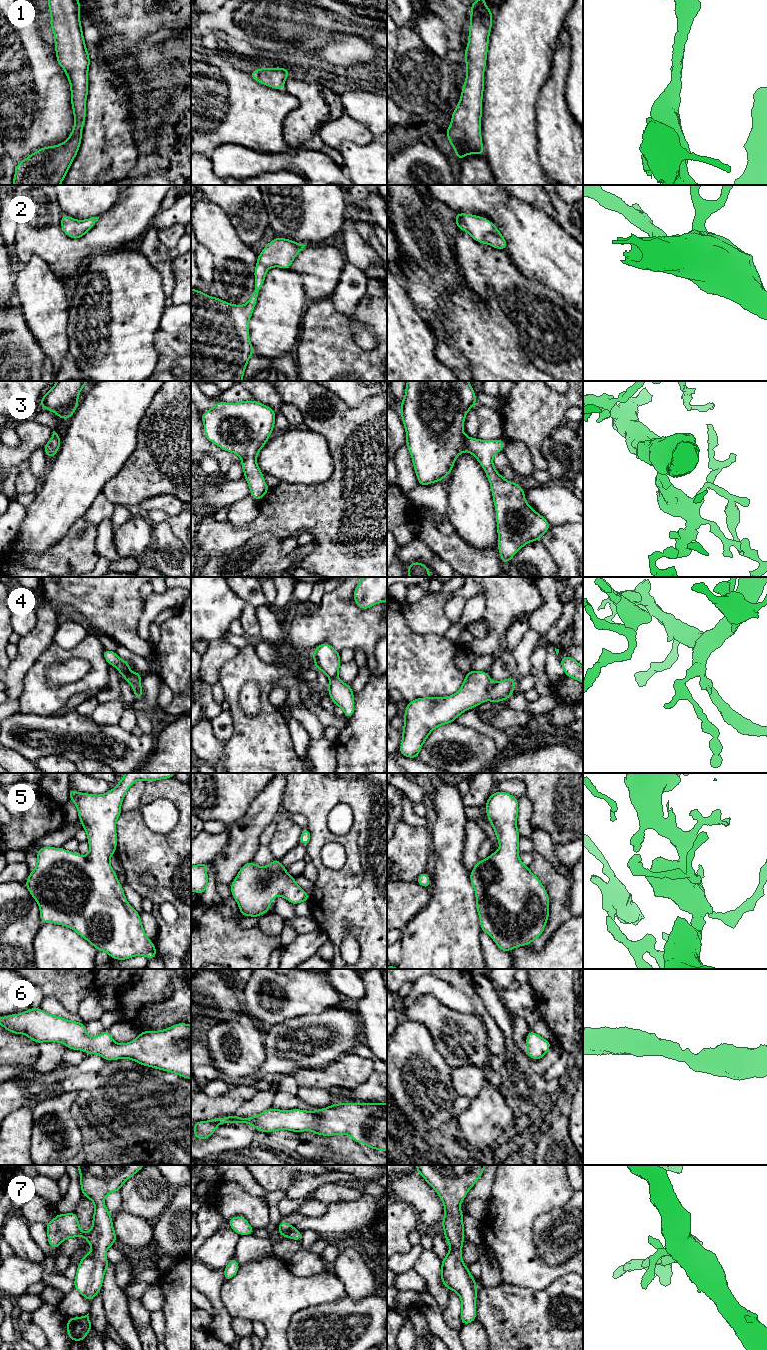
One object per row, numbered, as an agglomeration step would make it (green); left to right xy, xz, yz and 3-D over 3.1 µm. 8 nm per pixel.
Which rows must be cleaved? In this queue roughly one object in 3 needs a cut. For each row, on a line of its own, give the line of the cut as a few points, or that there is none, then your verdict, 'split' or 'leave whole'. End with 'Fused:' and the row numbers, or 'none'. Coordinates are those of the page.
1: no cut | leave whole
2: no cut | leave whole
3: no cut | leave whole
4: no cut | leave whole
5: no cut | leave whole
6: no cut | leave whole
7: no cut | leave whole
Fused: none

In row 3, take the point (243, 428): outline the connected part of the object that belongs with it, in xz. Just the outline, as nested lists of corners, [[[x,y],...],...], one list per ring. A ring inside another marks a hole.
[[[218,401],[201,414],[204,435],[219,448],[237,454],[241,460],[250,495],[260,501],[270,490],[256,458],[275,429],[276,413],[262,403]]]

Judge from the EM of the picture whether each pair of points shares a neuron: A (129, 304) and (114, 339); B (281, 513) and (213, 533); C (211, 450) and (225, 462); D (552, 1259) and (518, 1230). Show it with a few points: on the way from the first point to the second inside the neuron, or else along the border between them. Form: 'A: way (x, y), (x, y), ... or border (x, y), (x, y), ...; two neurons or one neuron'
A: way (120, 313), (114, 319), (114, 330); one neuron
B: way (264, 522), (245, 533), (230, 533); one neuron
C: way (214, 451), (222, 459); one neuron
D: border (534, 1219), (533, 1243), (537, 1254), (547, 1263); two neurons

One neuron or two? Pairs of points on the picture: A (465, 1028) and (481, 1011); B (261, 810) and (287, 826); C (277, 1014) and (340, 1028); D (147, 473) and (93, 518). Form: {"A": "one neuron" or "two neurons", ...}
{"A": "two neurons", "B": "two neurons", "C": "two neurons", "D": "two neurons"}

